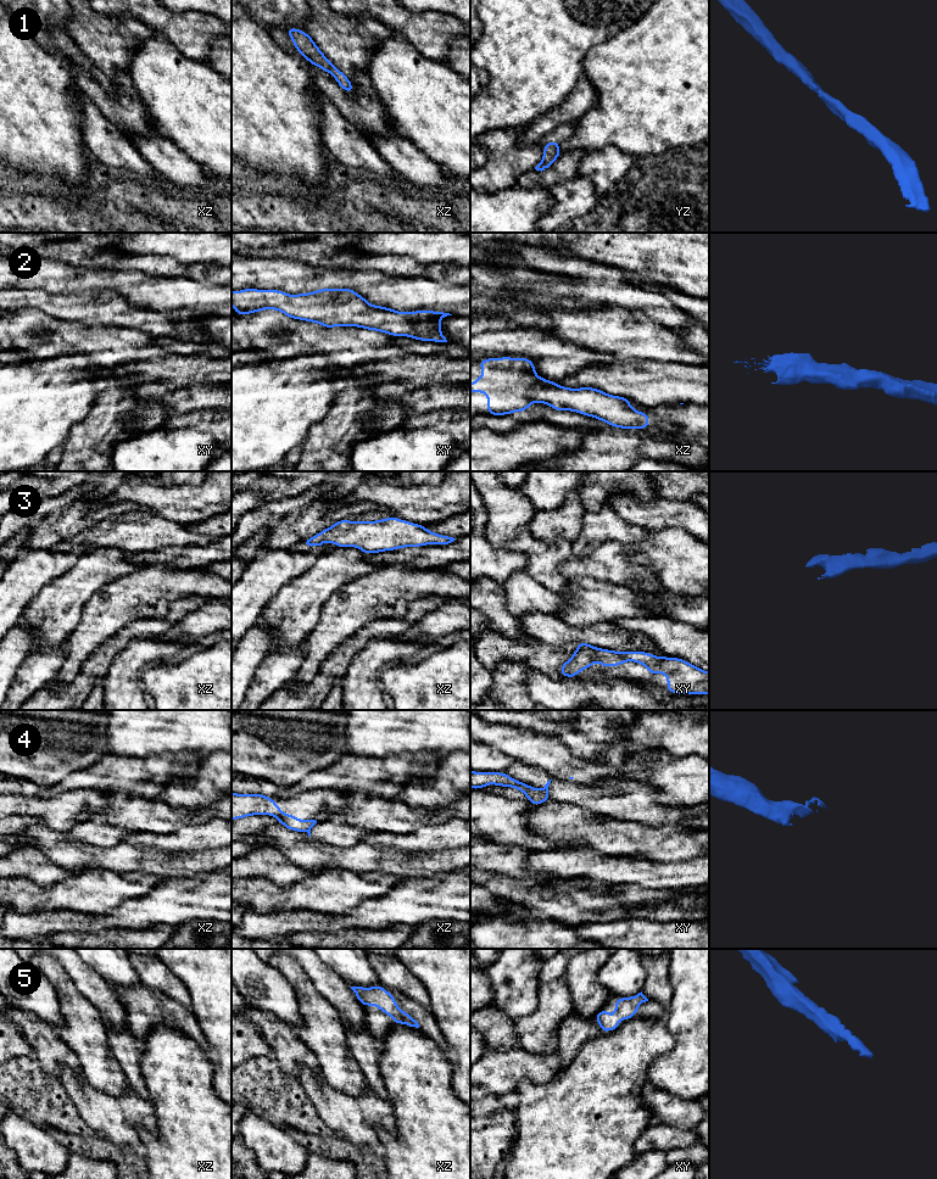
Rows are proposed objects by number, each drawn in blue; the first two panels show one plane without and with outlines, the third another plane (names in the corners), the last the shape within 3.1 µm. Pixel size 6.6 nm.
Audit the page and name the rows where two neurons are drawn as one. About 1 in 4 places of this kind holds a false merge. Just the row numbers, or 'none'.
4

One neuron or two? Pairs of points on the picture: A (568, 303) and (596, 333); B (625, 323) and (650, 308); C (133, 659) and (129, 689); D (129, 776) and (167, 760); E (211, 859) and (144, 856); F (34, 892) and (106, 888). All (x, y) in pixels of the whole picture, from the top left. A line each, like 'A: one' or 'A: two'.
A: two
B: two
C: one
D: one
E: one
F: one

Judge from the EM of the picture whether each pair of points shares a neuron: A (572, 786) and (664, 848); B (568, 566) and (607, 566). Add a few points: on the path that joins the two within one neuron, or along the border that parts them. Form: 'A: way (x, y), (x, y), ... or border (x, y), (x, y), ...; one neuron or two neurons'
A: border (595, 812), (617, 820), (629, 820), (651, 826); two neurons
B: way (578, 566), (597, 566); one neuron

